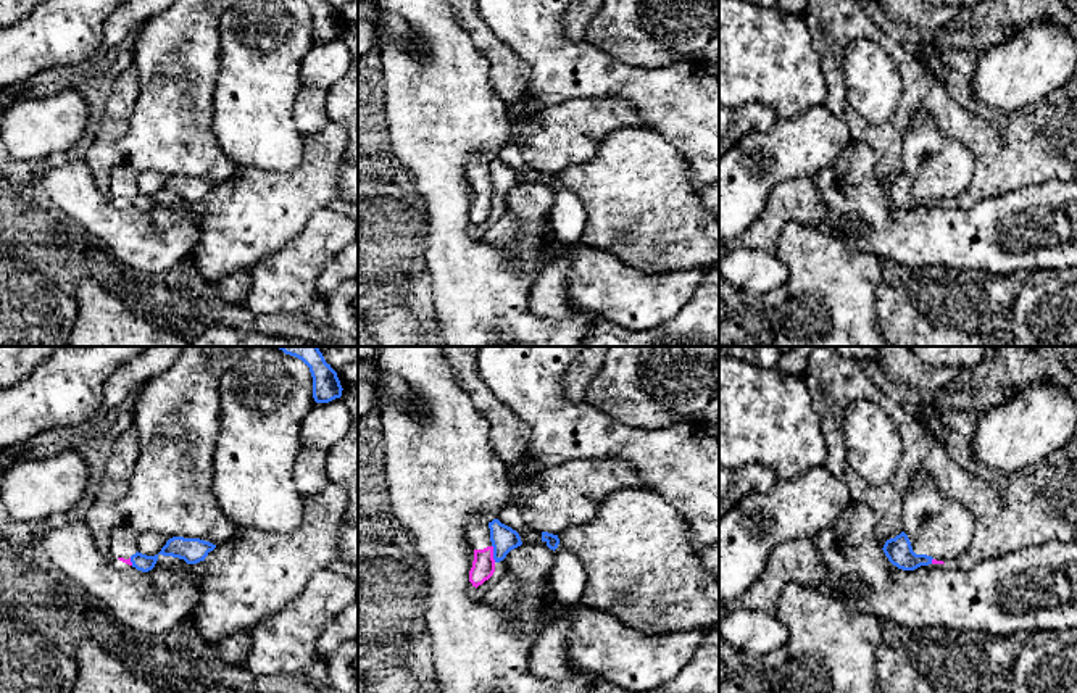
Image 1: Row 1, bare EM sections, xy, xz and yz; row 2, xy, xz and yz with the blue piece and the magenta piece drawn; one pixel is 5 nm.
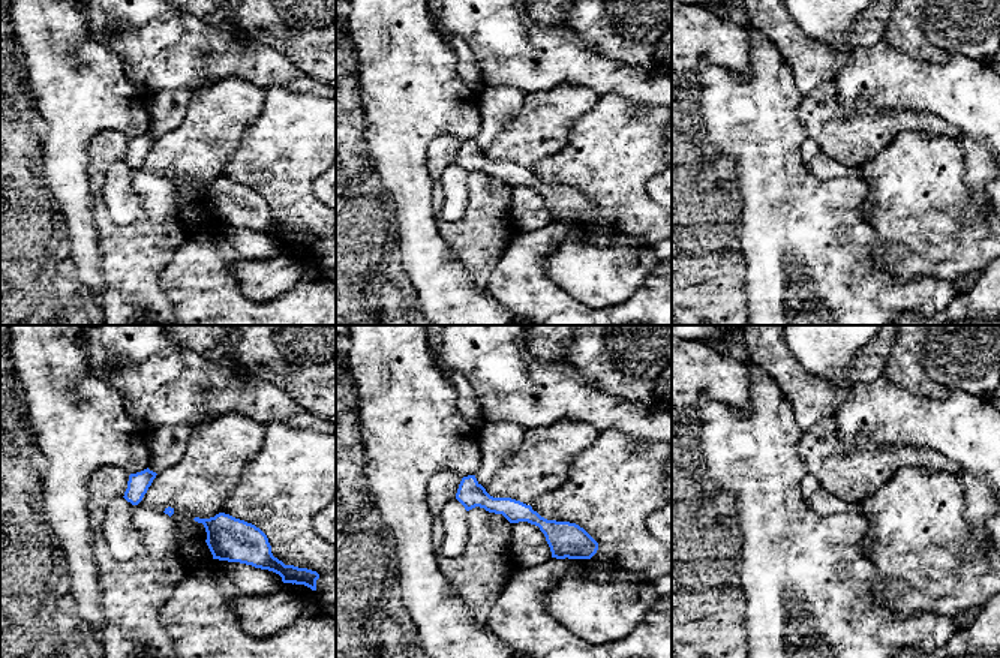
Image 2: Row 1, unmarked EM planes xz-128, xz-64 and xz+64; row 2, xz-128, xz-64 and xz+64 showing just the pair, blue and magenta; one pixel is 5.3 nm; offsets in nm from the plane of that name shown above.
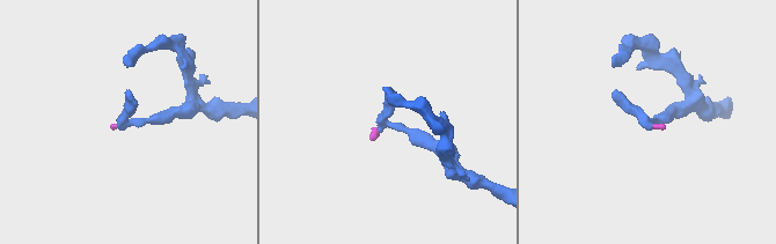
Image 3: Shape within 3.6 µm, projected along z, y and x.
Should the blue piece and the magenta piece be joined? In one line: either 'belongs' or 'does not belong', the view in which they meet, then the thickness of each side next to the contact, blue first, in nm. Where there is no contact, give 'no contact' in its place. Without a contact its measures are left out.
does not belong; meets blue in xz; 130 nm thick on the blue side, 110 nm on the other

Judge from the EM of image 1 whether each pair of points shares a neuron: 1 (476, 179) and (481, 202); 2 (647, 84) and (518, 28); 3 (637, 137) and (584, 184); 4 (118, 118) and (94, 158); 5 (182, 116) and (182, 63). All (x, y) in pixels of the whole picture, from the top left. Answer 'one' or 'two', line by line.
1: one
2: one
3: one
4: one
5: one

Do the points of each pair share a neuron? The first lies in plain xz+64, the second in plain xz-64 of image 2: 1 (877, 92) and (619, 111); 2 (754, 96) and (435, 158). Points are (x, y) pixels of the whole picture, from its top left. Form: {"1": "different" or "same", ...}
{"1": "different", "2": "different"}

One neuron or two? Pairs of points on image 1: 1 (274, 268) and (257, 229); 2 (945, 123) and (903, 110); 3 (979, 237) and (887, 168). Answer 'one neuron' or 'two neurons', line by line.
1: two neurons
2: one neuron
3: two neurons

